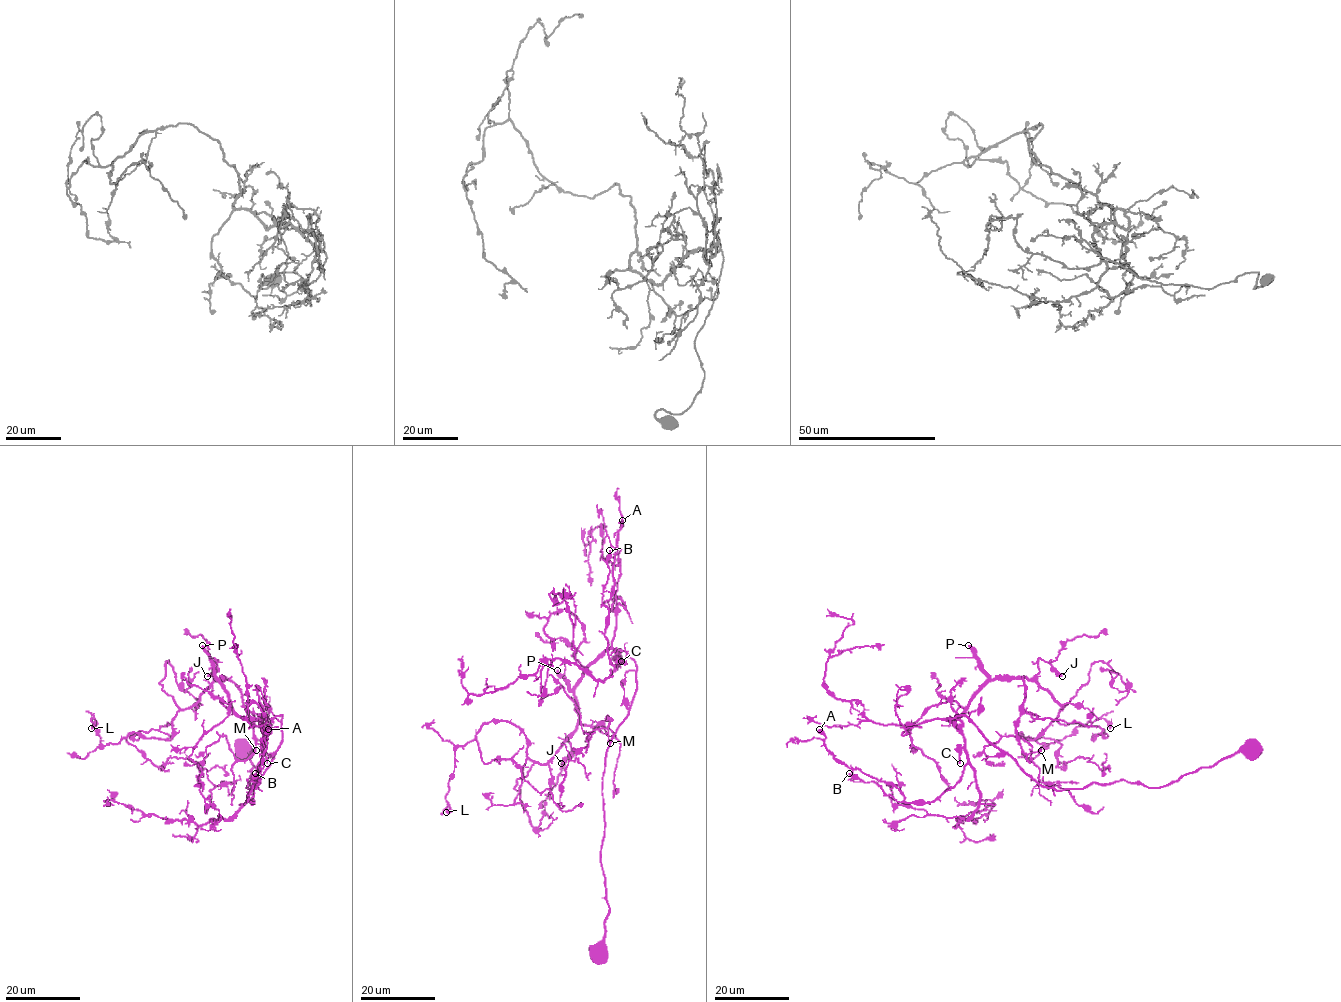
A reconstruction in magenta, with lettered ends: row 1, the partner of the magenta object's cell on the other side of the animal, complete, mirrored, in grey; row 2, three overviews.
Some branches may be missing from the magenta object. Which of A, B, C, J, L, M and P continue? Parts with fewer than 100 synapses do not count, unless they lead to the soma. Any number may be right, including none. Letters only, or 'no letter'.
P

